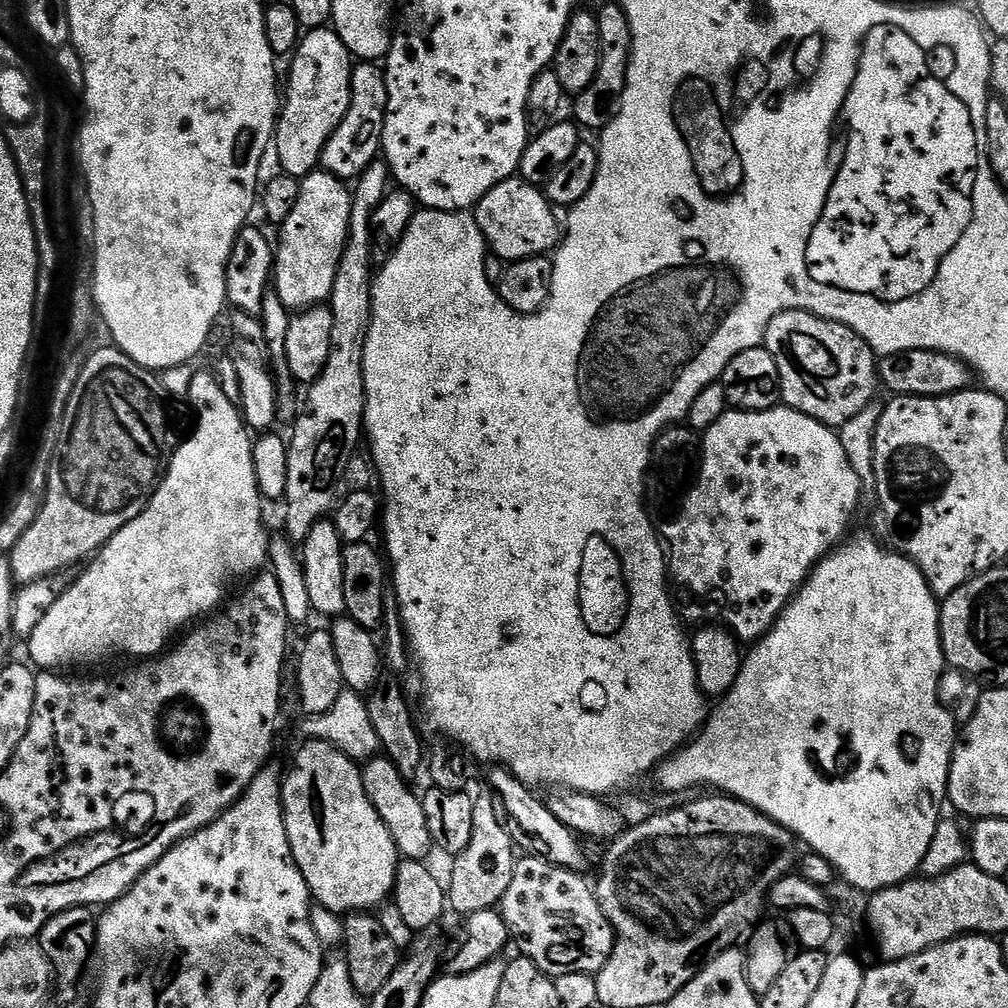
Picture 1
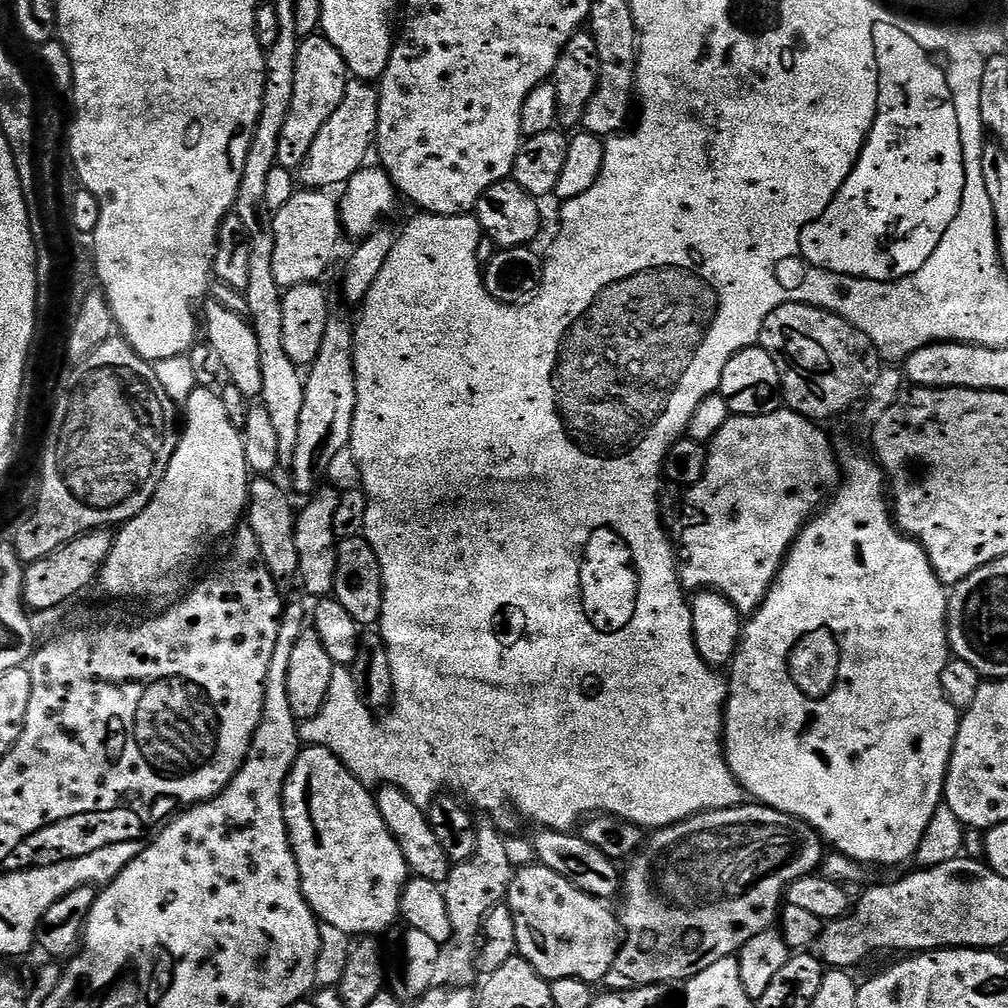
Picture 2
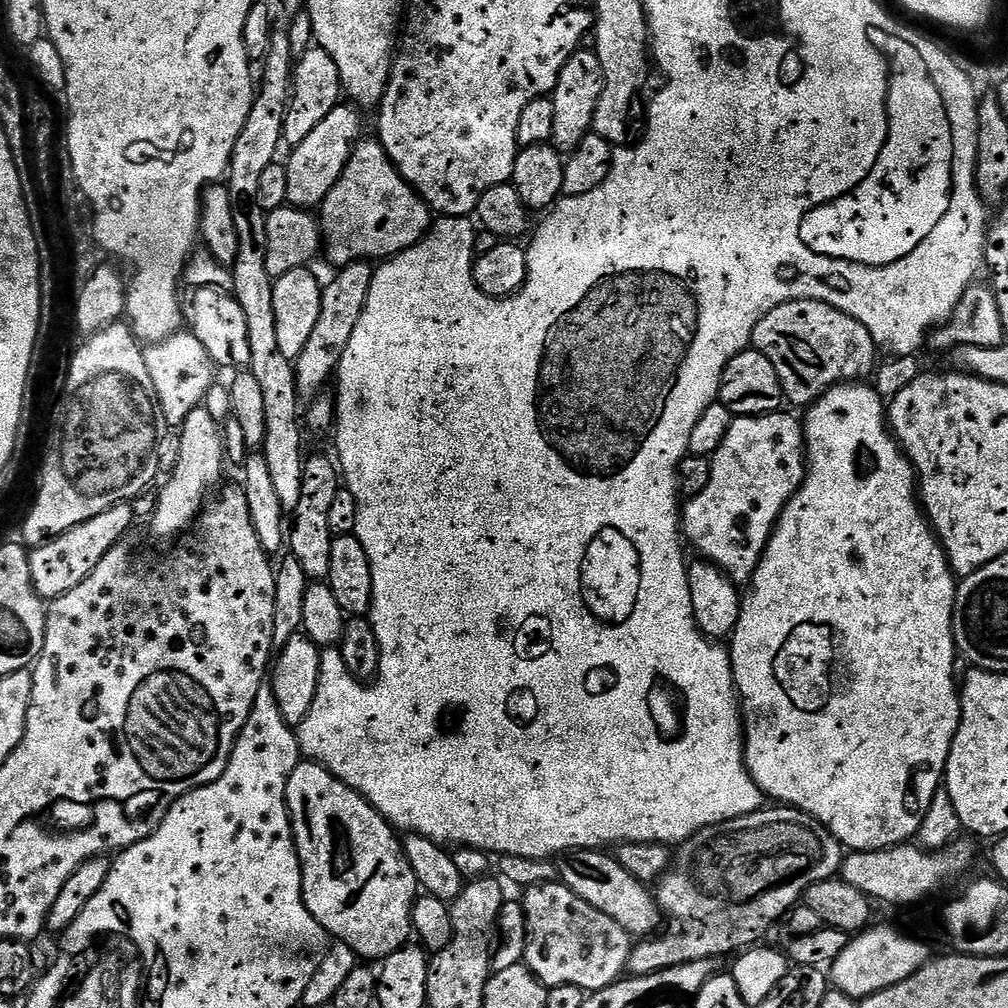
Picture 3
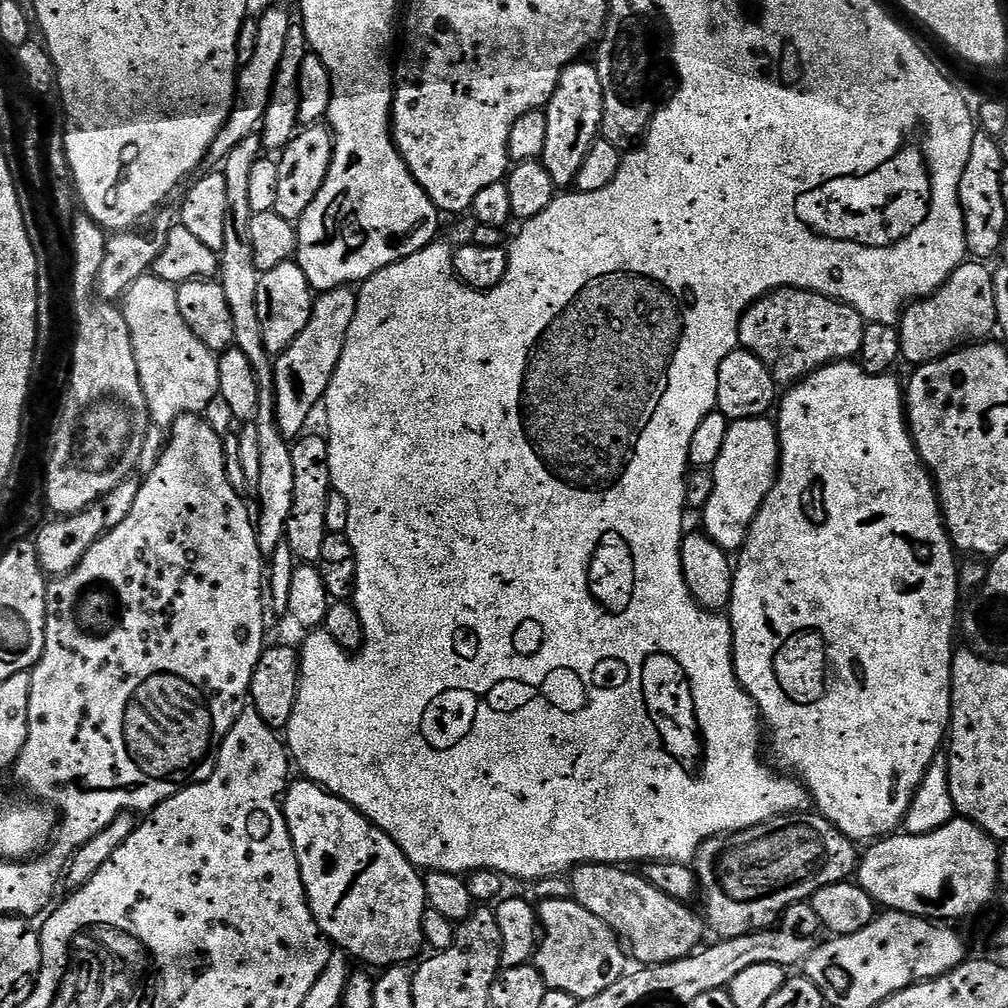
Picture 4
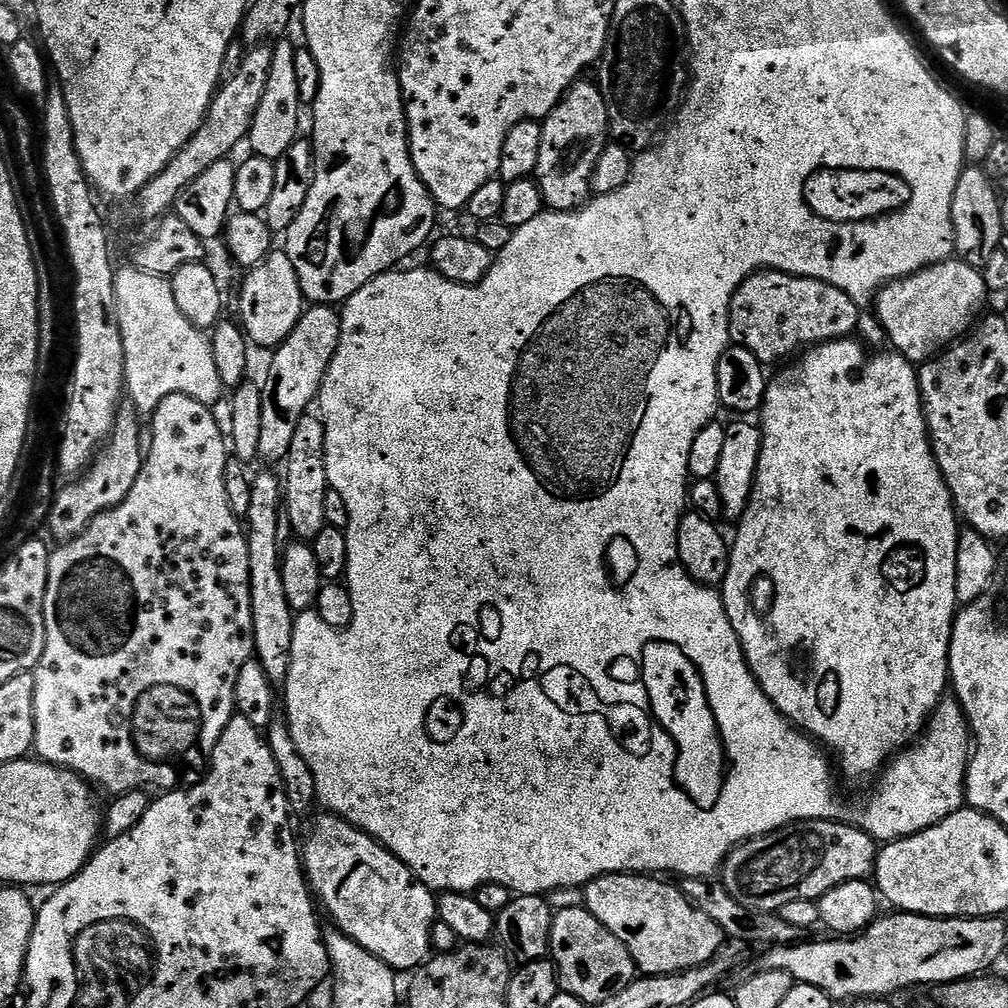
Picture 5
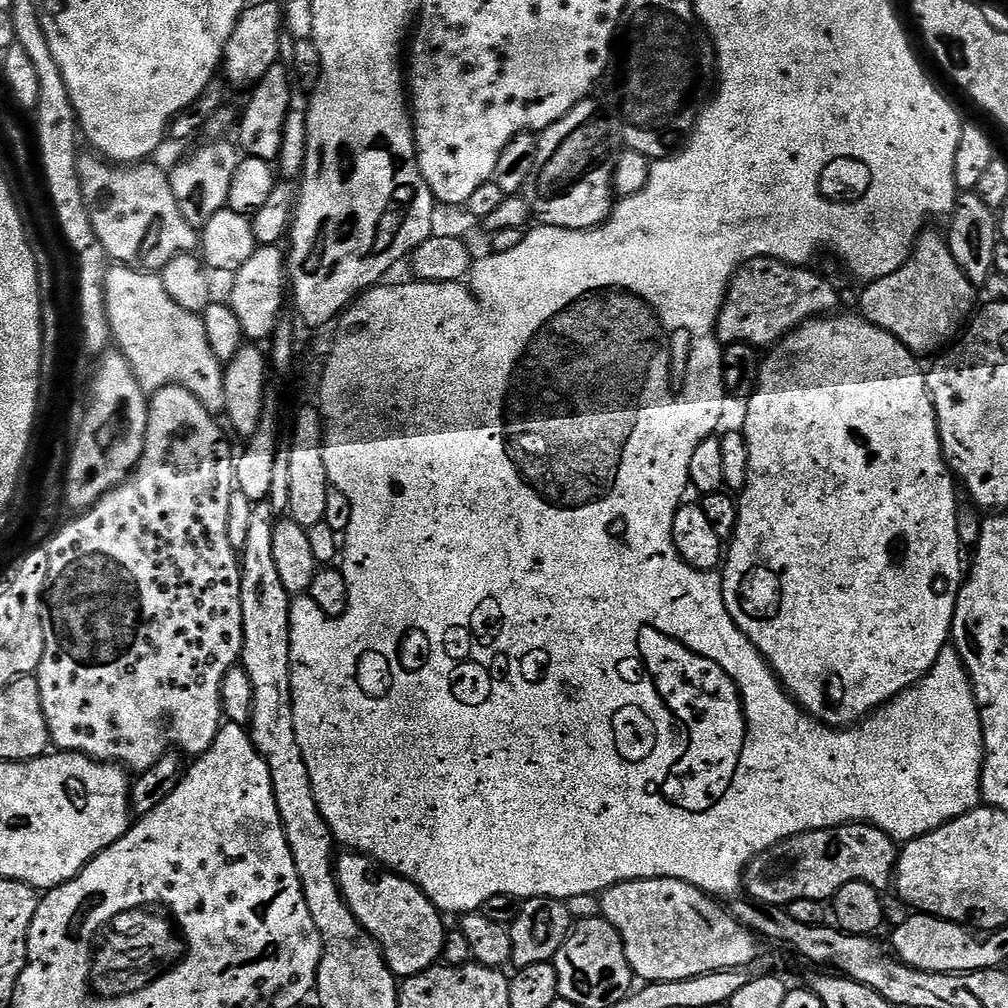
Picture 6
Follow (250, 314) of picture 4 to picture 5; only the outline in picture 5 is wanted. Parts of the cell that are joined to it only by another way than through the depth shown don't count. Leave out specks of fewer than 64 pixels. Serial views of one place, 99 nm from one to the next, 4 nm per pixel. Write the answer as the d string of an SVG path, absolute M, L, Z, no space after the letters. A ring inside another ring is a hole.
M264 470L260 477L251 481L252 489L250 490L250 512L246 517L246 531L248 533L248 549L250 550L250 598L252 599L252 609L254 610L254 642L256 643L256 651L254 653L255 659L259 660L262 670L266 670L266 674L272 679L273 685L283 685L285 678L288 676L288 667L290 666L290 642L294 642L294 613L290 602L286 602L286 589L282 586L282 570L280 569L280 557L282 549L277 543L277 521L279 510L282 507L282 480L278 475L275 476L275 471Z

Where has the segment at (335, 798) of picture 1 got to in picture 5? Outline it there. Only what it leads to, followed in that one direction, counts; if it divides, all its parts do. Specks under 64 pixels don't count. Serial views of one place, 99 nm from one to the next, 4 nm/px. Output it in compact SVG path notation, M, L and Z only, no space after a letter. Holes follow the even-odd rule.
M323 814L312 824L308 841L302 844L302 867L311 891L324 903L326 911L332 915L337 929L351 936L358 946L370 950L382 962L386 962L397 973L411 973L428 963L433 955L432 926L438 920L438 900L432 889L416 879L408 867L386 850L368 832L355 828L341 816Z

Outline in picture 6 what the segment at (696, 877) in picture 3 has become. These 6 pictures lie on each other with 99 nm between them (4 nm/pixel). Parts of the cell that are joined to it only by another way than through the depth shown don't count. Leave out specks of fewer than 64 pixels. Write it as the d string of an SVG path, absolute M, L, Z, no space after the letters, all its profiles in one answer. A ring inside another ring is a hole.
M863 822L840 824L837 828L823 828L817 832L803 832L797 836L791 836L772 848L766 849L762 854L758 854L744 869L743 887L746 892L748 888L747 895L753 900L781 906L787 906L790 902L799 900L828 902L838 890L842 890L842 886L850 882L866 882L881 890L891 889L894 884L897 859L897 841L891 840L882 829Z

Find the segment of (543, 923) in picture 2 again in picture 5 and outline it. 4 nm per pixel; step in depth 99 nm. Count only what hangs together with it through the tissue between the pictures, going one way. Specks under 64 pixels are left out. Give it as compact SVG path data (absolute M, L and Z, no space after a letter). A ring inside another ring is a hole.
M585 907L562 909L553 915L550 959L556 965L559 987L574 994L585 1006L598 1006L606 1002L606 998L614 998L614 994L626 990L638 976L637 966L626 946Z

